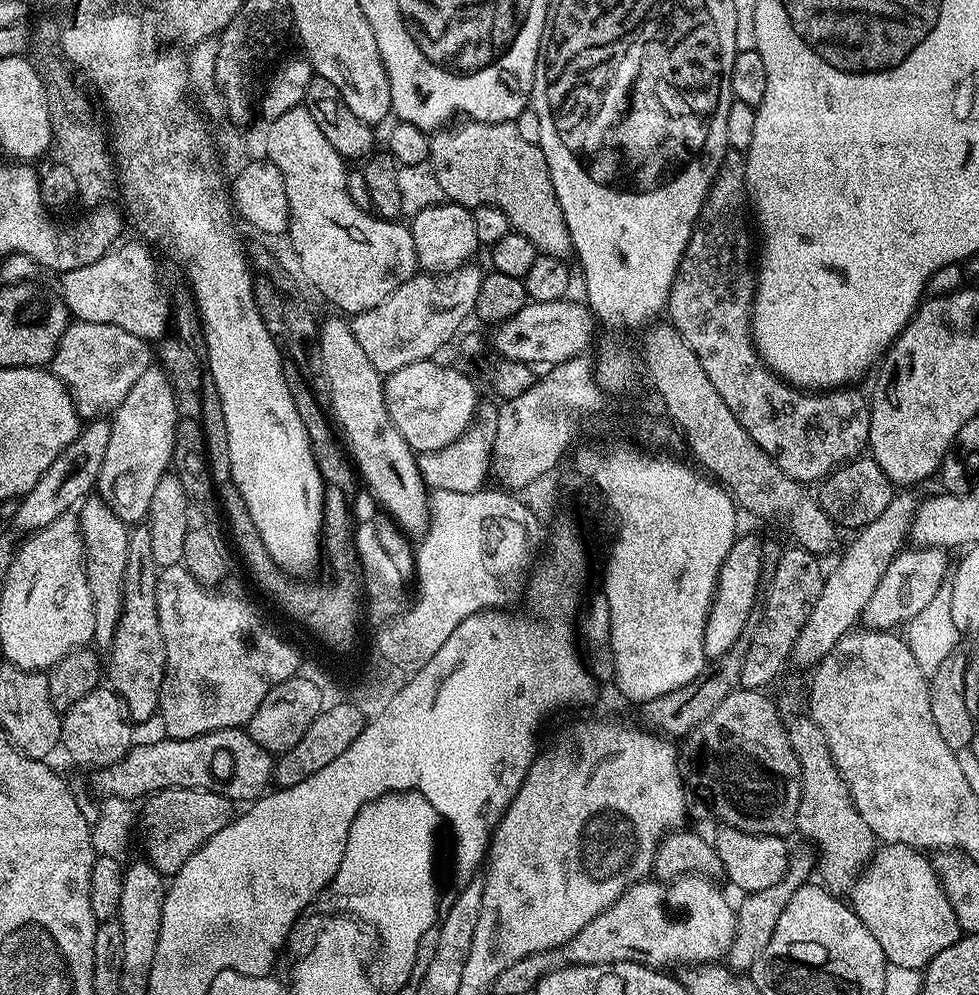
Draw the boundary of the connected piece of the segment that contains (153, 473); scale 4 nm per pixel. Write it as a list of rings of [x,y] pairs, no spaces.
[[[159,366],[142,370],[138,382],[130,386],[130,394],[111,413],[112,429],[101,464],[98,496],[122,523],[136,526],[147,517],[154,486],[172,463],[177,419],[174,390]]]

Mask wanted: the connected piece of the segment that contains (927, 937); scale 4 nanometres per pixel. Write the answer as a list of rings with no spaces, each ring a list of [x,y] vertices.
[[[884,844],[877,847],[868,867],[860,873],[850,893],[852,911],[864,923],[866,930],[870,930],[874,938],[878,938],[878,946],[882,946],[885,960],[894,966],[921,970],[927,968],[930,961],[962,935],[958,918],[942,890],[940,879],[936,877],[933,861],[924,856],[927,855],[921,849],[905,844]]]

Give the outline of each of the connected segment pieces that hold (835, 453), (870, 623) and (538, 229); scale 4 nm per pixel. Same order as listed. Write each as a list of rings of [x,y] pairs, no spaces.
[[[725,151],[720,169],[704,199],[702,210],[690,234],[690,242],[680,259],[674,282],[668,291],[667,319],[686,338],[686,346],[694,350],[706,378],[714,390],[730,406],[730,414],[742,422],[742,430],[774,458],[774,462],[792,480],[808,486],[819,482],[837,466],[847,464],[867,449],[870,434],[869,401],[860,392],[851,392],[845,386],[835,390],[824,390],[817,394],[812,390],[797,388],[780,379],[764,365],[752,341],[752,302],[756,298],[754,275],[754,240],[748,237],[750,228],[750,201],[746,182],[746,156],[743,151]]]
[[[908,546],[900,551],[890,562],[890,566],[886,566],[882,582],[878,582],[878,588],[874,590],[874,594],[870,594],[870,600],[866,602],[862,615],[863,627],[896,630],[899,629],[899,624],[901,627],[913,620],[946,583],[950,574],[948,556],[949,553],[942,548]]]
[[[465,119],[457,128],[436,130],[431,133],[428,163],[432,165],[438,186],[442,186],[445,197],[453,204],[464,208],[494,206],[506,214],[511,231],[522,234],[534,242],[537,253],[568,260],[573,255],[570,230],[558,206],[558,194],[554,194],[554,182],[550,182],[550,170],[539,144],[524,141],[518,134],[515,123],[482,122]]]

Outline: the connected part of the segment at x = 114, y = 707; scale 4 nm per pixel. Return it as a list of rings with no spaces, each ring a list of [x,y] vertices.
[[[111,687],[95,688],[86,698],[78,698],[74,706],[63,712],[60,721],[60,744],[76,764],[87,770],[109,768],[126,755],[134,743],[133,725],[130,723],[128,708]]]

